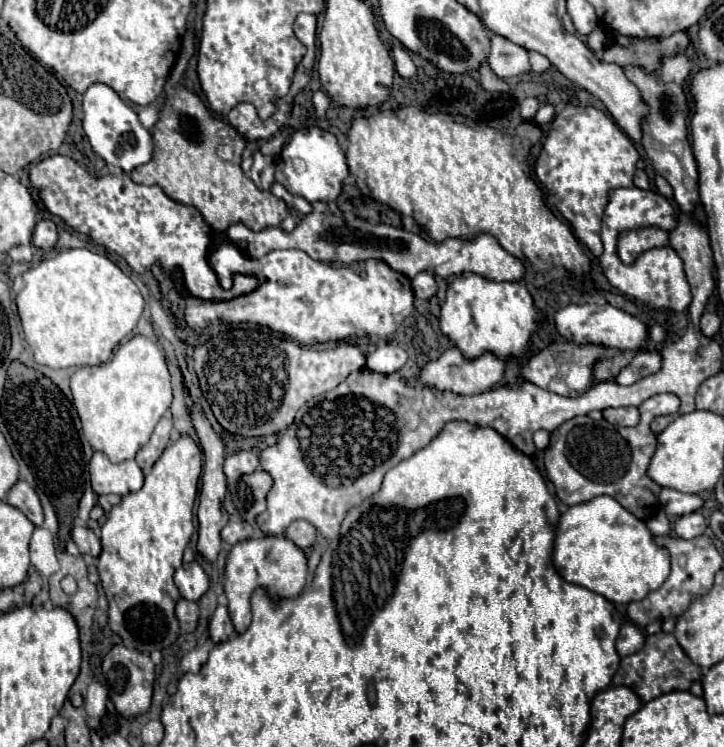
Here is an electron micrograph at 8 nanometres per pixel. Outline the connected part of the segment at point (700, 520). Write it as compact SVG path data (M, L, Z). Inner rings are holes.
M691 512L673 520L673 532L685 540L701 536L705 530L707 530L707 522L701 512Z

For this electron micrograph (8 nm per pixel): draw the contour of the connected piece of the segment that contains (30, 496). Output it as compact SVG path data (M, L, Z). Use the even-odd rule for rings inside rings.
M19 480L7 494L7 502L15 508L19 508L35 526L41 526L43 522L43 508L41 500L35 494L35 490L29 486L29 482Z

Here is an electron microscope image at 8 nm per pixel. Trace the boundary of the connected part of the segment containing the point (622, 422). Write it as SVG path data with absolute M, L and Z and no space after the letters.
M607 408L603 410L603 416L607 418L607 422L615 424L615 426L635 426L640 419L638 408Z

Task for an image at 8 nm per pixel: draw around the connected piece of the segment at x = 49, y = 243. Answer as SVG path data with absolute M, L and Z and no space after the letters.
M41 220L37 222L35 230L33 230L33 244L41 250L49 250L57 244L59 240L59 230L51 220Z

